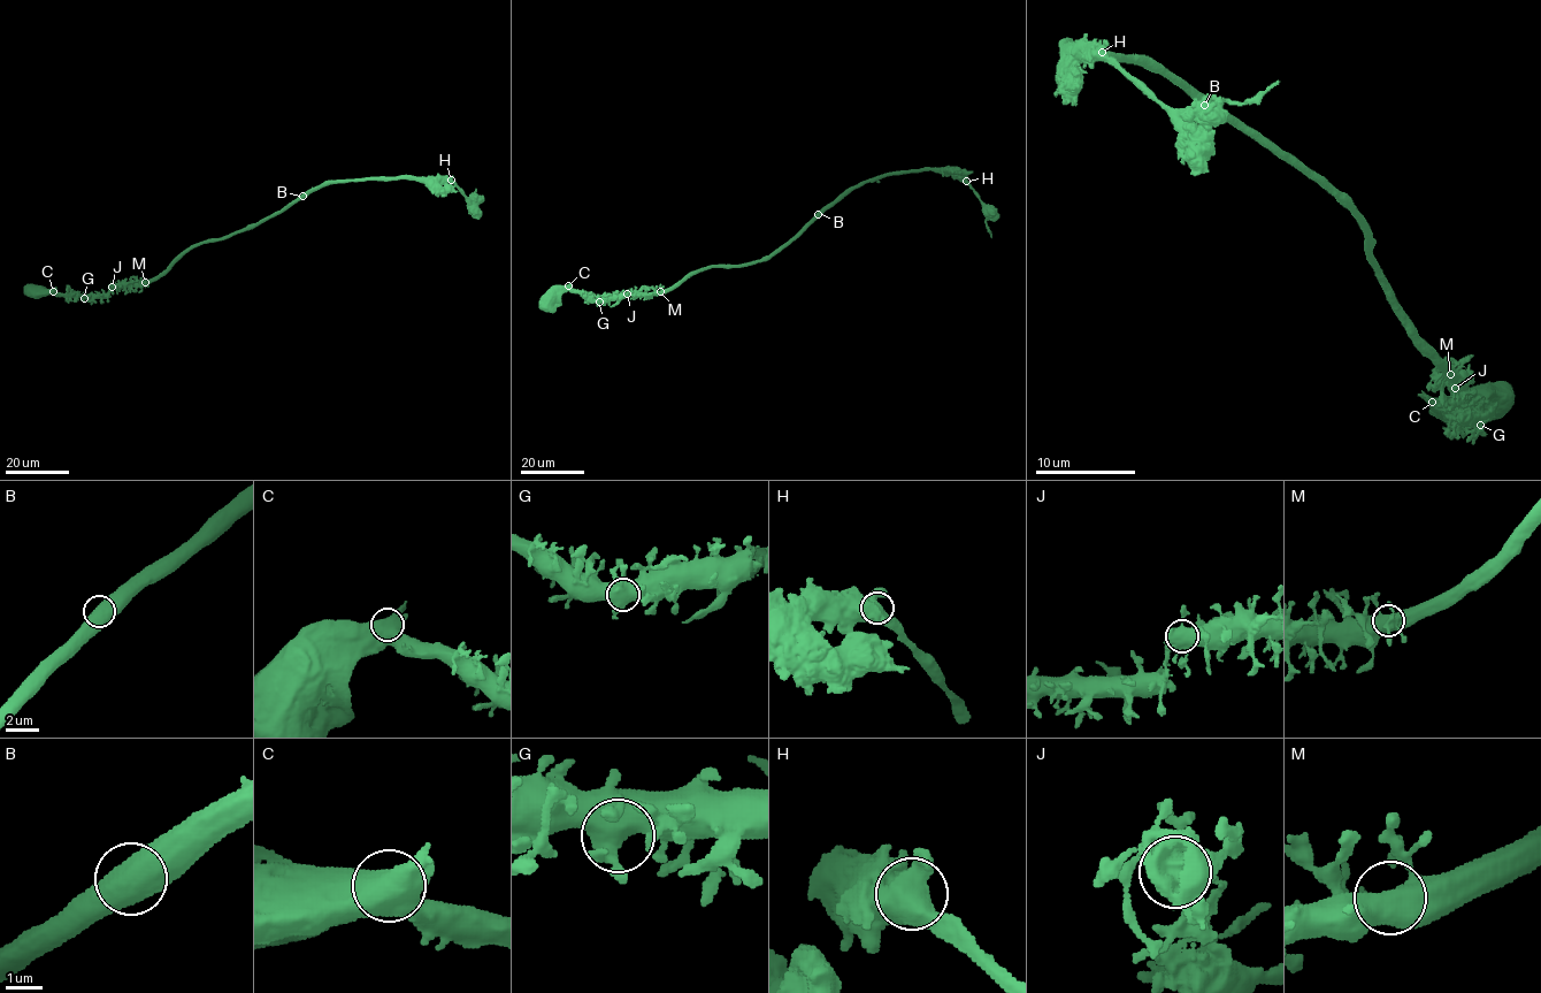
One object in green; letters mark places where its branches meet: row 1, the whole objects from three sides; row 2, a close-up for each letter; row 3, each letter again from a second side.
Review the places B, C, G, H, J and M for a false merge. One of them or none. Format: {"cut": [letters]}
{"cut": []}

